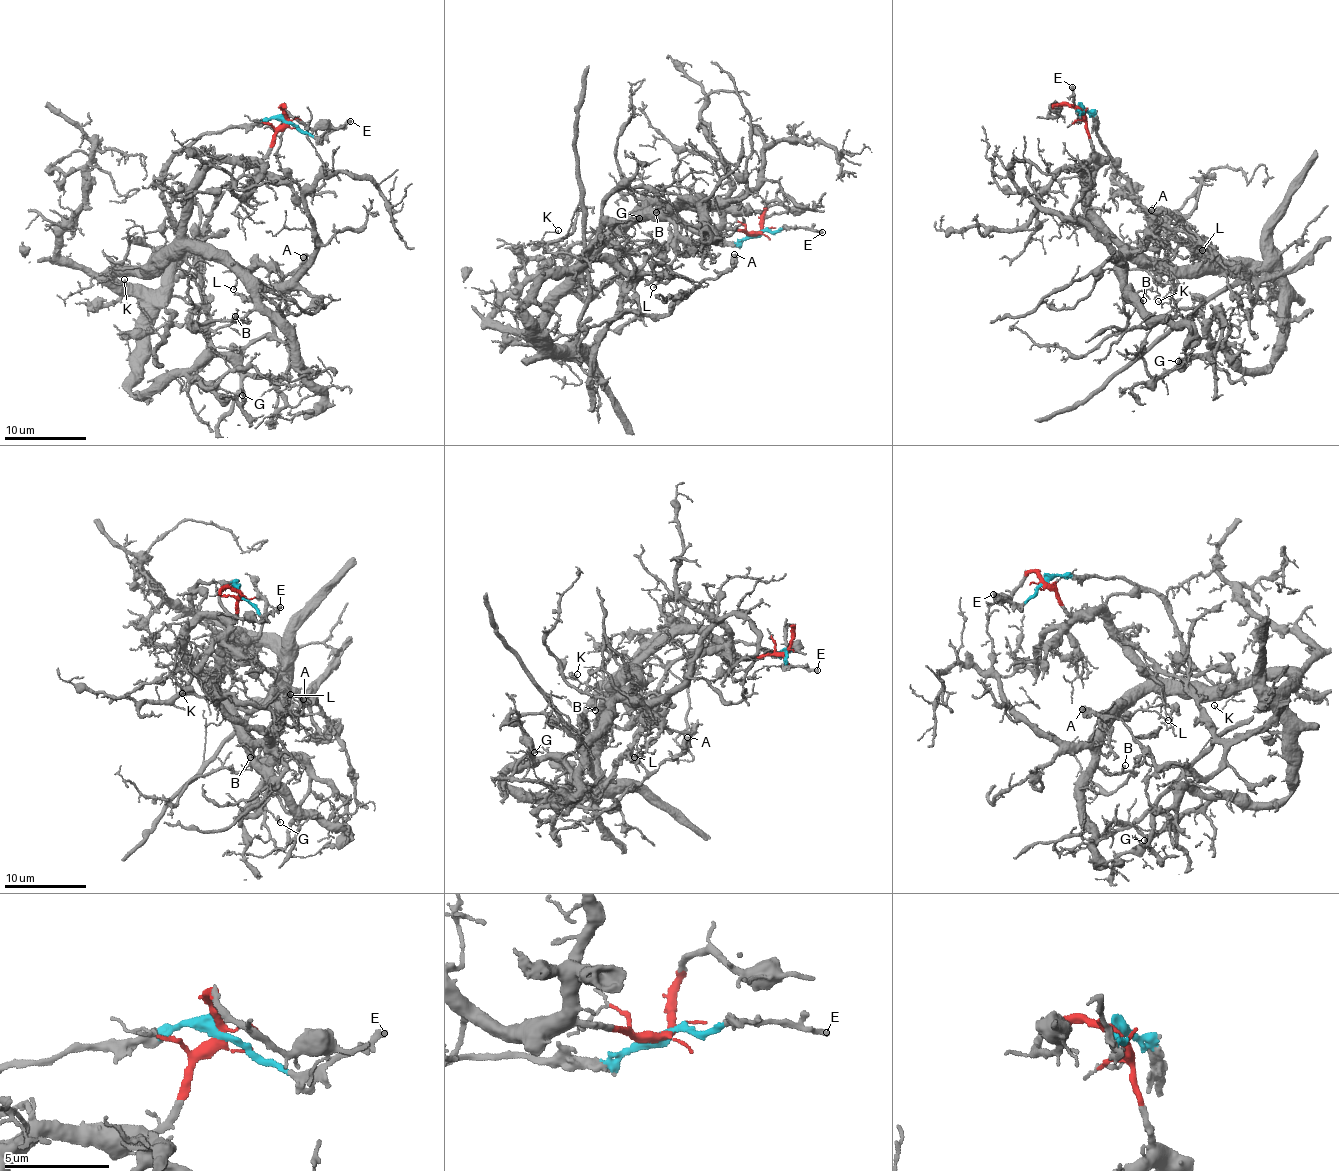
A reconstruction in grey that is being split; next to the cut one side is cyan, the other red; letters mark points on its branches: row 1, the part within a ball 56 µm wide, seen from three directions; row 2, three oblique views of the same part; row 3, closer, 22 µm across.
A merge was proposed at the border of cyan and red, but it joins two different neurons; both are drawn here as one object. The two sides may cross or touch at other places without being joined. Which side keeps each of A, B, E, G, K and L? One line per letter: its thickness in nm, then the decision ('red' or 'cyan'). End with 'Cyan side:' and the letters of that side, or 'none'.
A: 480 nm thick; cyan
B: 130 nm thick; red
E: 280 nm thick; cyan
G: 200 nm thick; red
K: 140 nm thick; red
L: 110 nm thick; red
Cyan side: A, E

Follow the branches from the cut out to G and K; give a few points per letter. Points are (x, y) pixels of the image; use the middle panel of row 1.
G: (761, 231), (687, 230), (656, 203), (564, 282), (537, 332), (547, 346), (530, 296), (605, 227), (639, 217)
K: (761, 231), (725, 226), (687, 230), (655, 203), (579, 255), (545, 252), (543, 234), (559, 230)

